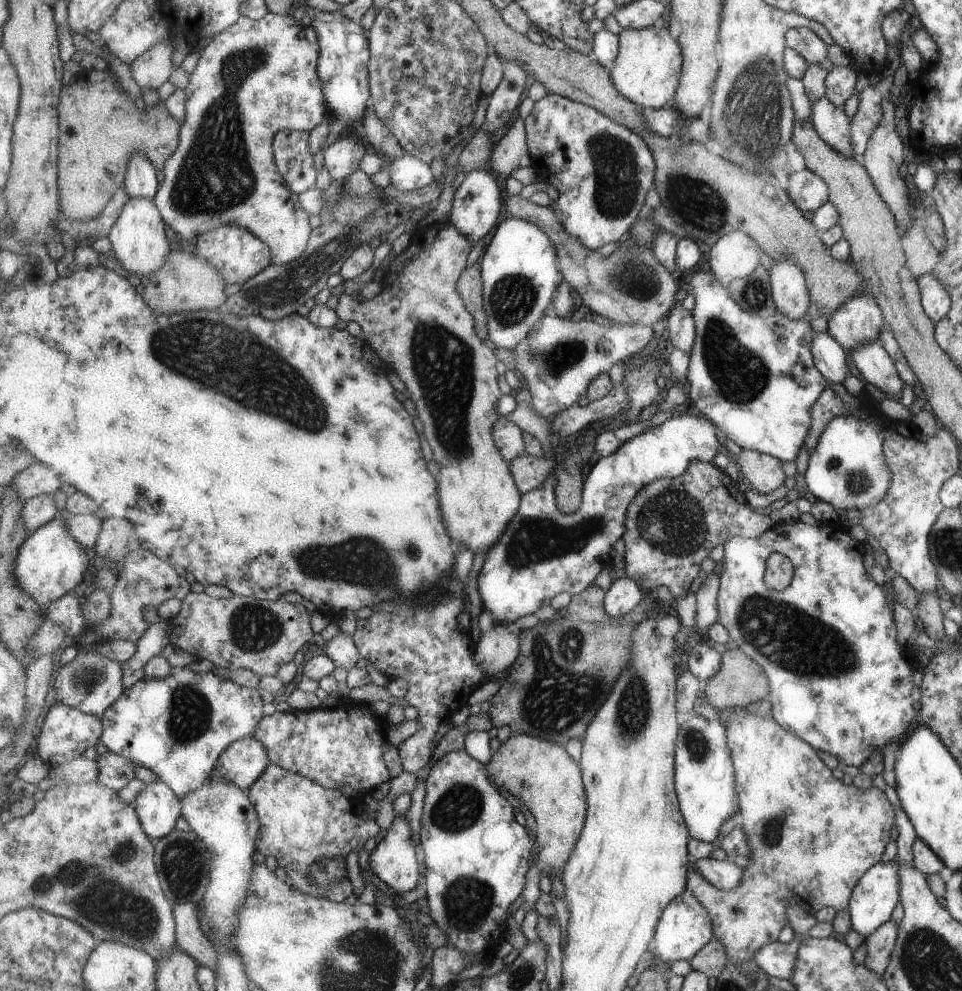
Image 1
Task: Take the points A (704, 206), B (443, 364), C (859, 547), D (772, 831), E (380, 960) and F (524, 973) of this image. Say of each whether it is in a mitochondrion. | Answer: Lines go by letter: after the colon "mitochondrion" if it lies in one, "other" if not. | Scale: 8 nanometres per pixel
A: mitochondrion
B: mitochondrion
C: other
D: mitochondrion
E: mitochondrion
F: mitochondrion

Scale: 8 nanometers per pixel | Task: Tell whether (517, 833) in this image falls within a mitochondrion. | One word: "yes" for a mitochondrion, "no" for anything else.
no

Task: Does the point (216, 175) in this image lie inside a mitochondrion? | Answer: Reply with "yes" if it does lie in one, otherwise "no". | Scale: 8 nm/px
yes

